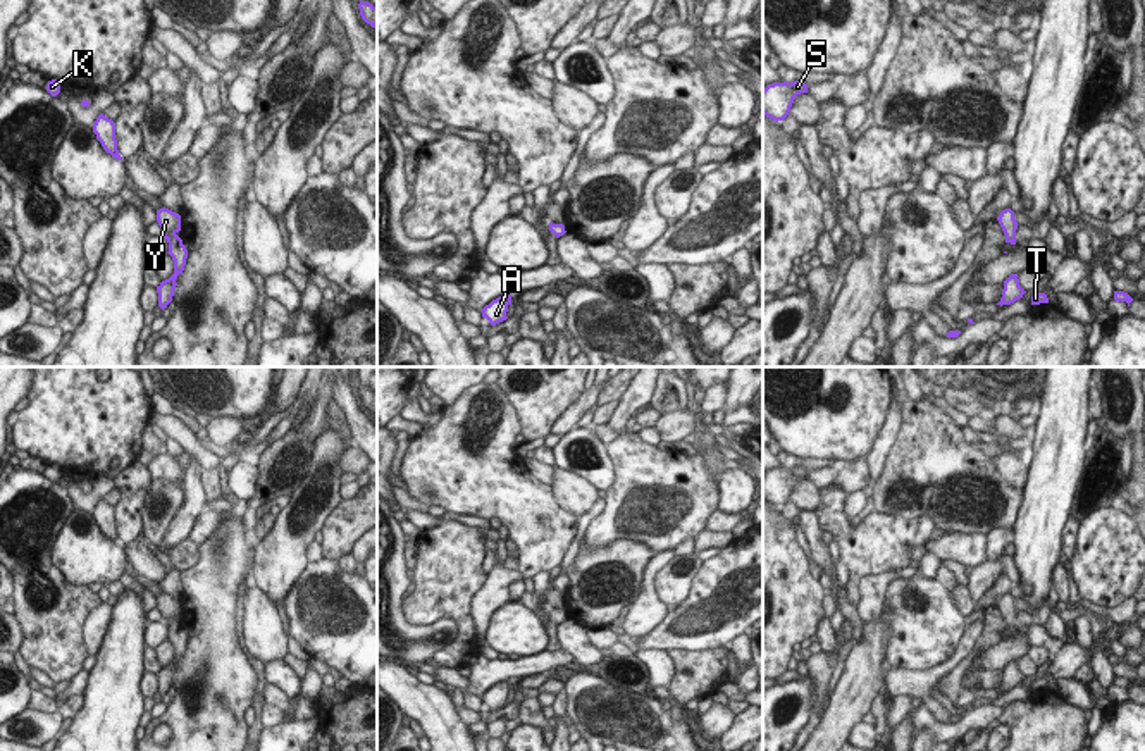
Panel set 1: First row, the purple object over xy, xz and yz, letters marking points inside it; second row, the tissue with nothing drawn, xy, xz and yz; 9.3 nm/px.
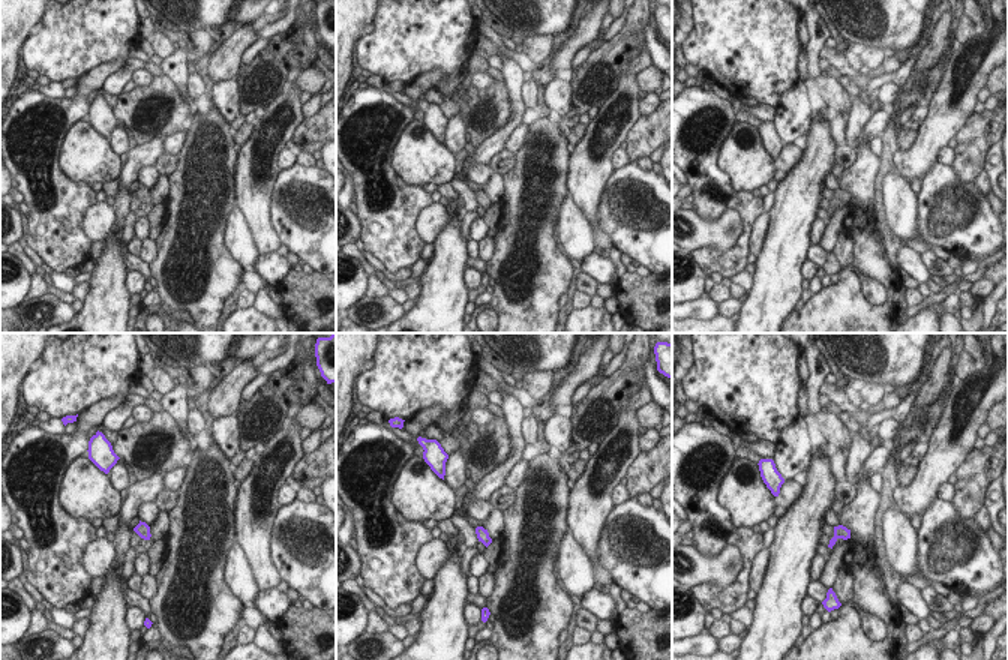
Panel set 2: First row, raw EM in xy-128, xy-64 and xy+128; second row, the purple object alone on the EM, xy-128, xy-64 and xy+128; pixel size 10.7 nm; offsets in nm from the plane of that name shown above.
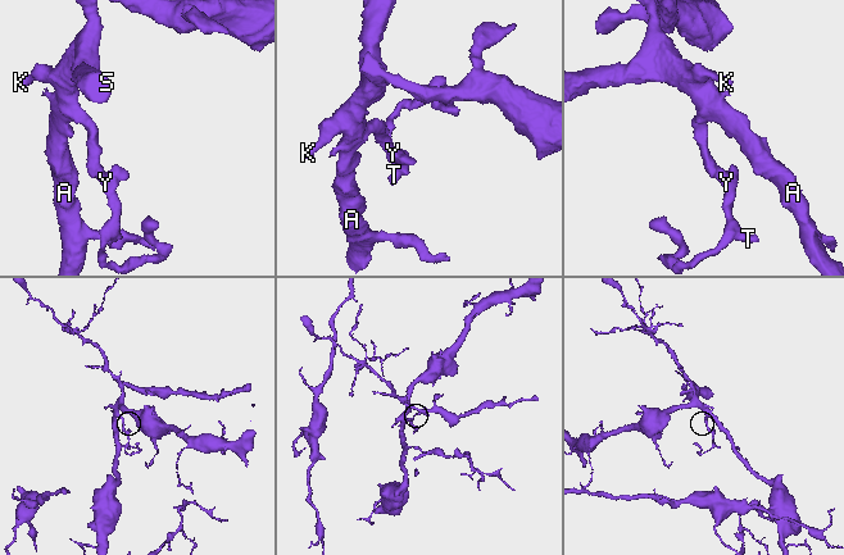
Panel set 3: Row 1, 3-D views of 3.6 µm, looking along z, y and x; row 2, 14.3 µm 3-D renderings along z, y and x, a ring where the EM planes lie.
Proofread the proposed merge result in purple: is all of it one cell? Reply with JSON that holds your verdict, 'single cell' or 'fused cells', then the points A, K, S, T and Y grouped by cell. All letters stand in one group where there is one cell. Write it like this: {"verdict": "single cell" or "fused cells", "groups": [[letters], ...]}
{"verdict": "single cell", "groups": [["A", "K", "S", "T", "Y"]]}

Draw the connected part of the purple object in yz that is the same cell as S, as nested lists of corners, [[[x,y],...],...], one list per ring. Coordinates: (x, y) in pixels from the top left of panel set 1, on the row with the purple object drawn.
[[[802,81],[768,84],[763,90],[763,114],[777,122],[783,121],[790,112],[794,98],[808,93],[808,88]]]

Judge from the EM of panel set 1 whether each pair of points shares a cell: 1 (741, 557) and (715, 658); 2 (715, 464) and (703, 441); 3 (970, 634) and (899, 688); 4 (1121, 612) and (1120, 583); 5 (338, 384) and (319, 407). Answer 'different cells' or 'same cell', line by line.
1: different cells
2: same cell
3: same cell
4: different cells
5: different cells

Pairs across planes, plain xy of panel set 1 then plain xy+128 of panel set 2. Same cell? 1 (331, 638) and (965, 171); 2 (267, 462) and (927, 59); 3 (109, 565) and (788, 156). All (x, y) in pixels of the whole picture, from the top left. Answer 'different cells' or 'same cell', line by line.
1: different cells
2: different cells
3: different cells

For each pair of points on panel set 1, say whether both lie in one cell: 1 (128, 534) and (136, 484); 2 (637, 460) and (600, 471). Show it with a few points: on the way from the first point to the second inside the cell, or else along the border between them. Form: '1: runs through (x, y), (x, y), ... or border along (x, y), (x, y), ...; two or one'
1: runs through (128, 522), (131, 496); one
2: border along (605, 445), (613, 467), (613, 483), (608, 490); two

